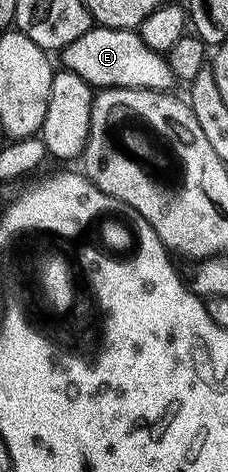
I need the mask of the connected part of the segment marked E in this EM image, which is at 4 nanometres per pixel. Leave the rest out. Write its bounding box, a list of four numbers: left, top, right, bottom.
[63,25,175,93]

